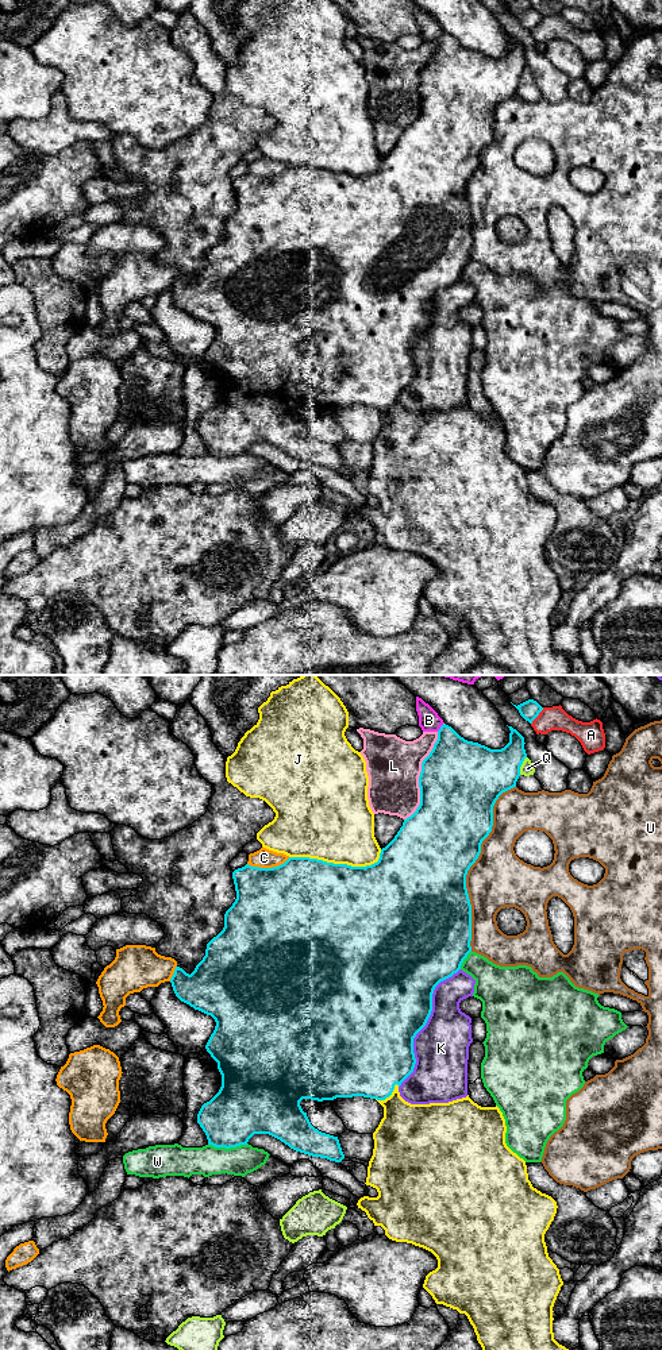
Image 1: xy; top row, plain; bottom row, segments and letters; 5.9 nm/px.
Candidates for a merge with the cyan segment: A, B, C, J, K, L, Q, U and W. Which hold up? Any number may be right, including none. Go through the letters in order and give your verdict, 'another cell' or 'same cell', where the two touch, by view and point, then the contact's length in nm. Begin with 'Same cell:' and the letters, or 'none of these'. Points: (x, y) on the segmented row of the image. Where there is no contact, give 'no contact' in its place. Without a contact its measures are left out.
Same cell: none of these
A: another cell | xy (538, 714) | 130 nm
B: another cell | xy (441, 726) | 70 nm
C: another cell | xy (268, 868) | 260 nm
J: another cell | xy (338, 864) | 550 nm
K: another cell | xy (424, 1025) | 800 nm
L: another cell | xy (419, 776) | 550 nm
Q: another cell | xy (520, 766) | 120 nm
U: another cell | xy (472, 864) | 1000 nm
W: another cell | xy (227, 1148) | 240 nm

